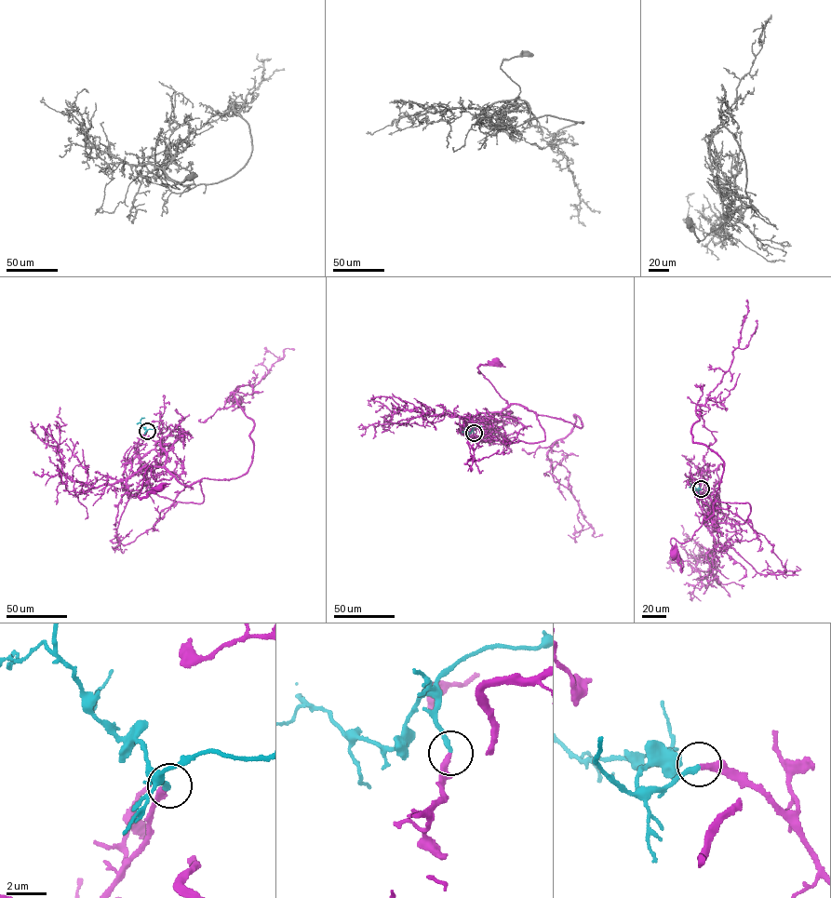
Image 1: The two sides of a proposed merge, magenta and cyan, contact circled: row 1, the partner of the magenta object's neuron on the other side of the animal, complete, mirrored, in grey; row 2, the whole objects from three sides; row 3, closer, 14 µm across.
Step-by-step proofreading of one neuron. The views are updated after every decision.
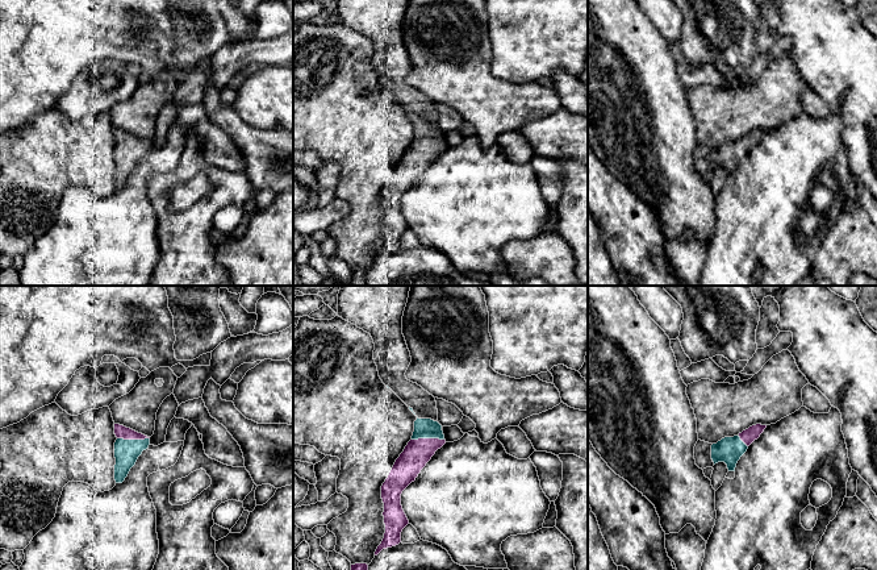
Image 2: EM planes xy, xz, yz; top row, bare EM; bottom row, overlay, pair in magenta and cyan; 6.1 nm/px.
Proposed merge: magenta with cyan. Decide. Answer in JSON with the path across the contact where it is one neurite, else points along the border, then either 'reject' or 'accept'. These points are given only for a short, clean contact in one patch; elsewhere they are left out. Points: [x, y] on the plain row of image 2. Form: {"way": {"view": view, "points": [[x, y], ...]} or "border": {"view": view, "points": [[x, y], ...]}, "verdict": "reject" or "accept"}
{"way": {"view": "xy", "points": [[120, 136], [133, 144], [126, 157]]}, "verdict": "accept"}

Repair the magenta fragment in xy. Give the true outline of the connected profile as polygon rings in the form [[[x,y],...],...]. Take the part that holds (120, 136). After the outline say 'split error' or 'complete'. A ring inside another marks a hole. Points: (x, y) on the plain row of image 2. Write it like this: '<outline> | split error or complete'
[[[114,129],[114,140],[114,186],[122,188],[138,162],[149,153],[150,142],[120,129]]] | split error

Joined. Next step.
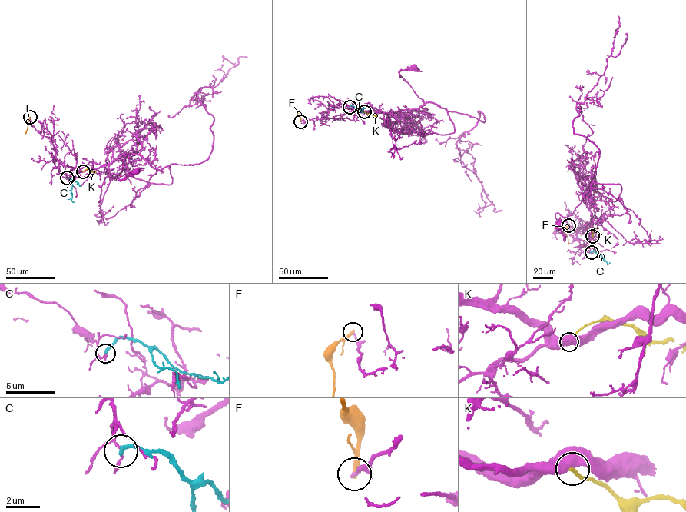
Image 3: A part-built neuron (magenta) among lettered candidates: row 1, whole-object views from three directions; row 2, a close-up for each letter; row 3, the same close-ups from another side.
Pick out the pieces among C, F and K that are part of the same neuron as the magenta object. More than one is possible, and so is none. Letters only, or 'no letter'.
no letter

